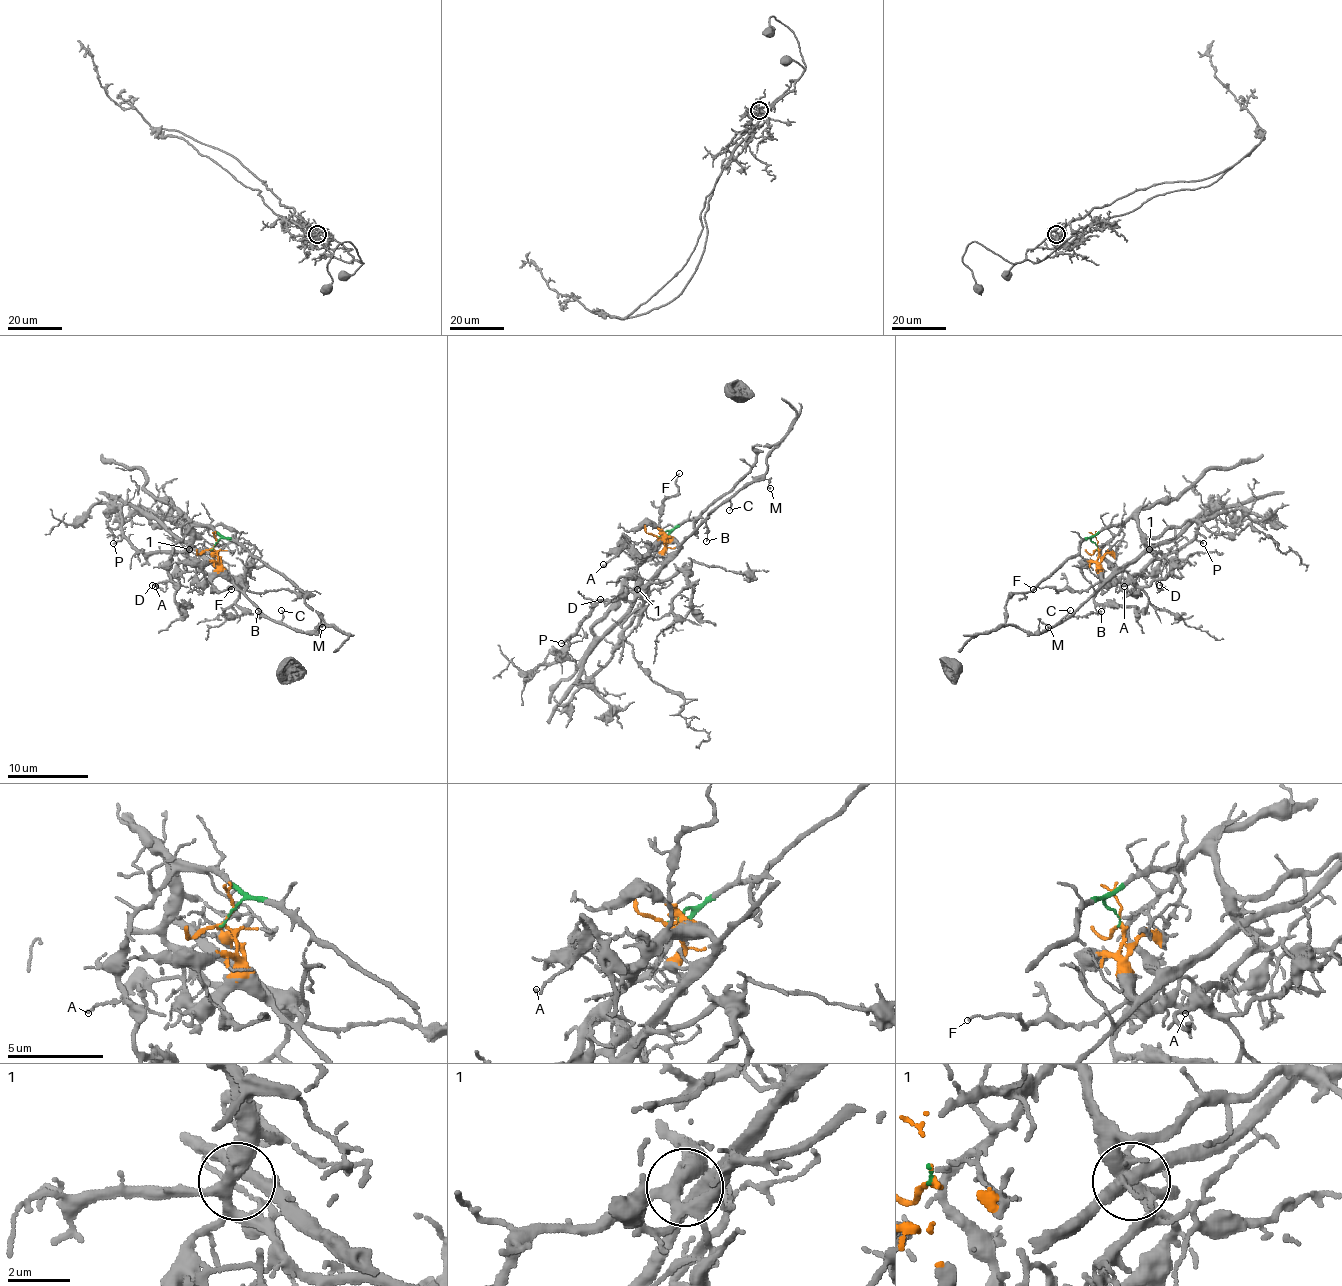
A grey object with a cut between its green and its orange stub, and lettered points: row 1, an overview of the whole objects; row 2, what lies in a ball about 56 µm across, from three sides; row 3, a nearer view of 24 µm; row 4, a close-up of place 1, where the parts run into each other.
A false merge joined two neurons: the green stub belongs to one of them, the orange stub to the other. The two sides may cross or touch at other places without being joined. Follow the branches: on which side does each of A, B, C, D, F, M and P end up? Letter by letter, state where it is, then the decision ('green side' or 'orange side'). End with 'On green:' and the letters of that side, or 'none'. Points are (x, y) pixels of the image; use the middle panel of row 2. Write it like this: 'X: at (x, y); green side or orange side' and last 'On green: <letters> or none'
A: at (603, 564); green side
B: at (706, 541); orange side
C: at (729, 510); orange side
D: at (600, 599); green side
F: at (679, 473); orange side
M: at (770, 488); orange side
P: at (561, 643); green side
On green: A, D, P

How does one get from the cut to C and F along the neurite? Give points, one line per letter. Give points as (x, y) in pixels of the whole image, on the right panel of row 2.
C: (1098, 548), (1098, 576), (1104, 582), (1063, 621), (1069, 611)
F: (1098, 548), (1100, 580), (1087, 588), (1032, 588)

